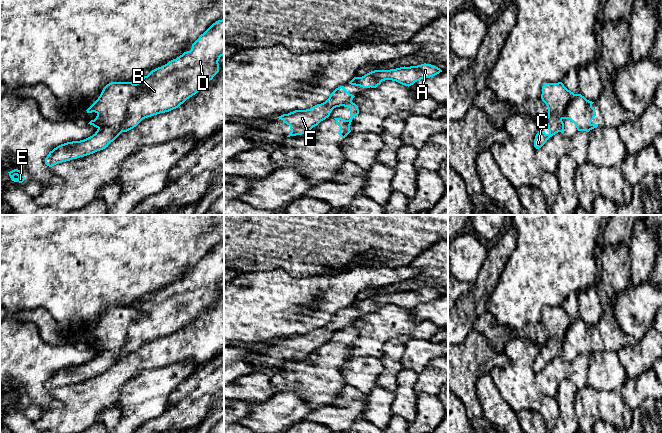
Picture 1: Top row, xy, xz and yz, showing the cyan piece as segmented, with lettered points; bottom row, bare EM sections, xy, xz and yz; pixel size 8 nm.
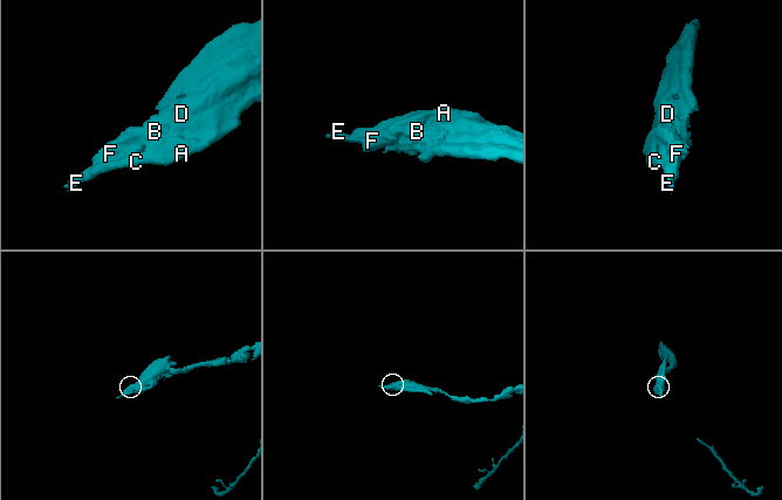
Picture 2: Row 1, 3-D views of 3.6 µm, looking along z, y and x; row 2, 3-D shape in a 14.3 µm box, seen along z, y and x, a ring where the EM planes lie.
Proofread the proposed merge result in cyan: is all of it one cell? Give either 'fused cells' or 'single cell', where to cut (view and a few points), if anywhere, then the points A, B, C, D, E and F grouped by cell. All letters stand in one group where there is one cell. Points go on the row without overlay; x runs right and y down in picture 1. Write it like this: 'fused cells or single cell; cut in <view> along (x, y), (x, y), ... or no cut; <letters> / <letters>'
fused cells; cut in xy along (136, 308), (141, 314), (128, 327), (125, 349), (122, 355); A C E F / B D

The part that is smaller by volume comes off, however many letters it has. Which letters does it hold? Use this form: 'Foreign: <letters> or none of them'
Foreign: B, D

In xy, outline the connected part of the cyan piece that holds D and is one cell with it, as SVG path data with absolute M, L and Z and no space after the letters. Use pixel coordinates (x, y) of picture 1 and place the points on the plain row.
M224 243L213 247L192 268L190 275L152 294L144 300L137 311L142 315L127 330L123 356L136 351L143 343L178 332L219 296L219 283L224 279Z

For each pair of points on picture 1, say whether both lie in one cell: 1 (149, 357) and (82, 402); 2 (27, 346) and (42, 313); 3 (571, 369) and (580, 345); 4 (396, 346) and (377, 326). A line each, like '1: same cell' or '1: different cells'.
1: same cell
2: different cells
3: different cells
4: different cells

